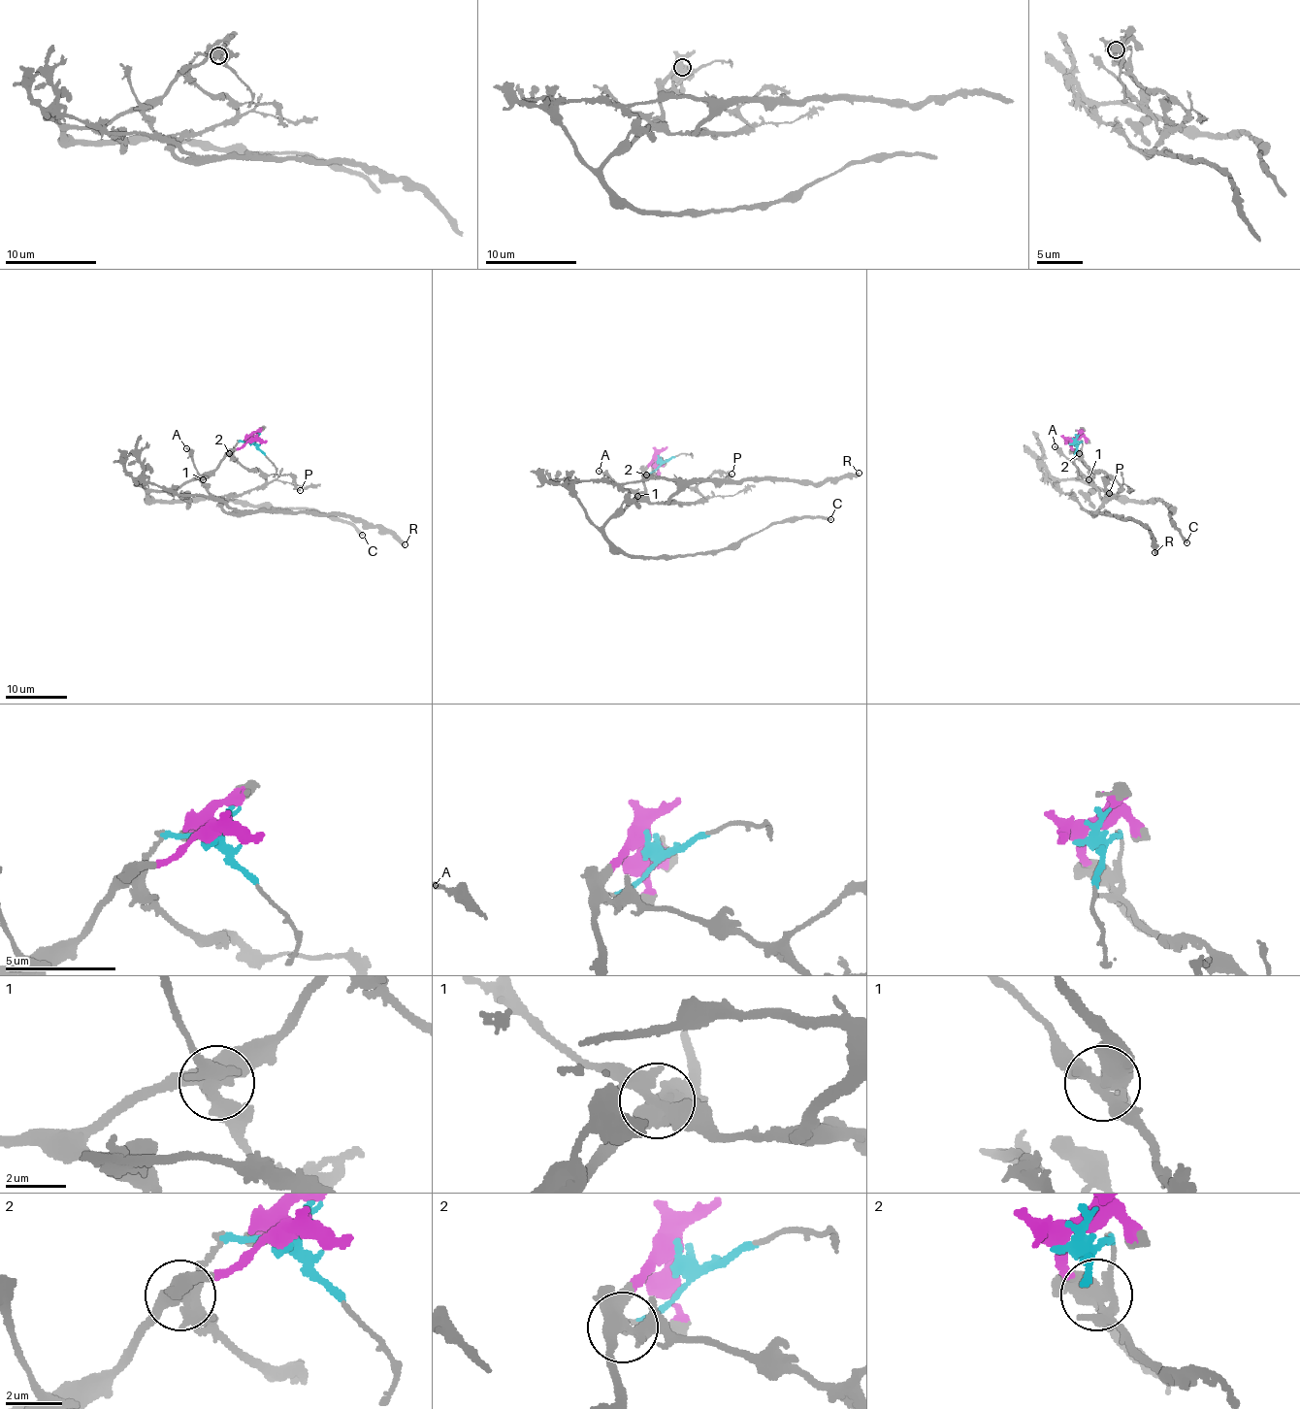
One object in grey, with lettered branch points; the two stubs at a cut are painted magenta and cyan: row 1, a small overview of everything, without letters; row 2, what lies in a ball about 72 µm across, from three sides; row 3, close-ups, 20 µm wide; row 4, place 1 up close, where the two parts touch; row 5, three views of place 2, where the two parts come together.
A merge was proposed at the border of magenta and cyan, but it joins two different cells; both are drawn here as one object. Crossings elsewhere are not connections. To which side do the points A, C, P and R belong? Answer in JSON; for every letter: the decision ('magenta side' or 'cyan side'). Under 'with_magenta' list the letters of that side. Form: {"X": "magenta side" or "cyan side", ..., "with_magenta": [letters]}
{"A": "cyan side", "C": "magenta side", "P": "cyan side", "R": "cyan side", "with_magenta": ["C"]}

